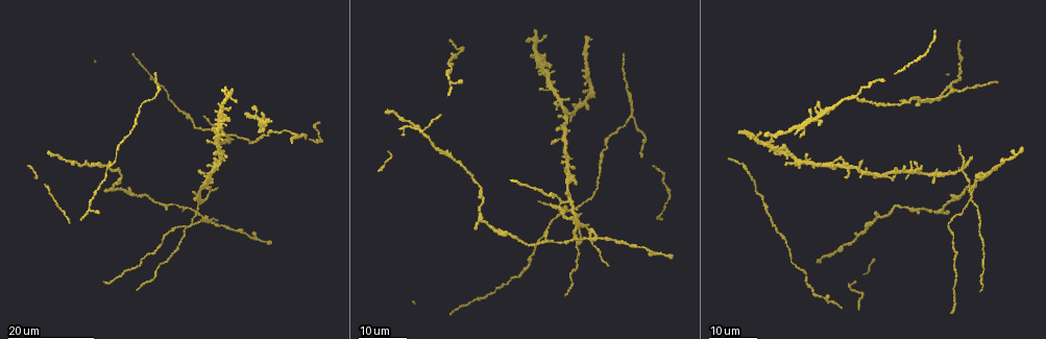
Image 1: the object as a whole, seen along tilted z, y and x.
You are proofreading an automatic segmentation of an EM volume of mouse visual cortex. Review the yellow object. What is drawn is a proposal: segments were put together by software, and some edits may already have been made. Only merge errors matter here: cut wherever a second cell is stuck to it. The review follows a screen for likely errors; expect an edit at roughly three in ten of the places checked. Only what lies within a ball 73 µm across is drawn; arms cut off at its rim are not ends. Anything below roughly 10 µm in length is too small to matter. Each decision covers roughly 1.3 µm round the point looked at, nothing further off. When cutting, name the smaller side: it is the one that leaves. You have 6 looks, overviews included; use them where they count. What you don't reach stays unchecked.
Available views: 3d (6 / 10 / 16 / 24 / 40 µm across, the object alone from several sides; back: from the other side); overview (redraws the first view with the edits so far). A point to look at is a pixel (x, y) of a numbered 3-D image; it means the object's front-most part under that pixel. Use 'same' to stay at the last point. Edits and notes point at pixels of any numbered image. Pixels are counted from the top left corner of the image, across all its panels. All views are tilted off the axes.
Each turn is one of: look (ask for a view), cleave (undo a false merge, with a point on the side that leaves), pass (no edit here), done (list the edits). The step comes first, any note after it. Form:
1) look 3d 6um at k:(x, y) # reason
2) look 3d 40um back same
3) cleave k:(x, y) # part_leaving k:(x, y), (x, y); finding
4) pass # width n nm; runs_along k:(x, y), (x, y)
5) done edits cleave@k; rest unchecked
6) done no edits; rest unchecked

look 3d 16um at 1:(228, 135) # a fork

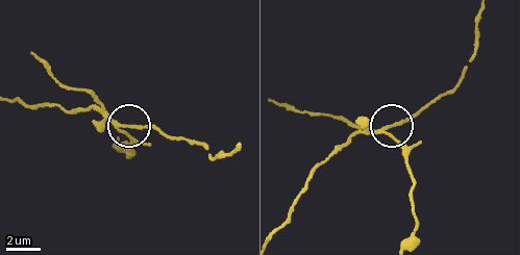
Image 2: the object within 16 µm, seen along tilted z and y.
look 3d 6um at 2:(119, 129) # zoom in

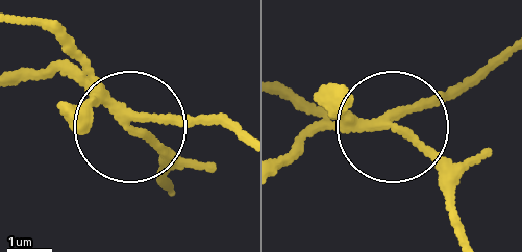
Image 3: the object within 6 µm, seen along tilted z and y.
cleave 3:(68, 49) # arms 3; part_leaving 3:(108, 104), (158, 139), (162, 180); two cells meet here

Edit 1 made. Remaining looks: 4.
look overview

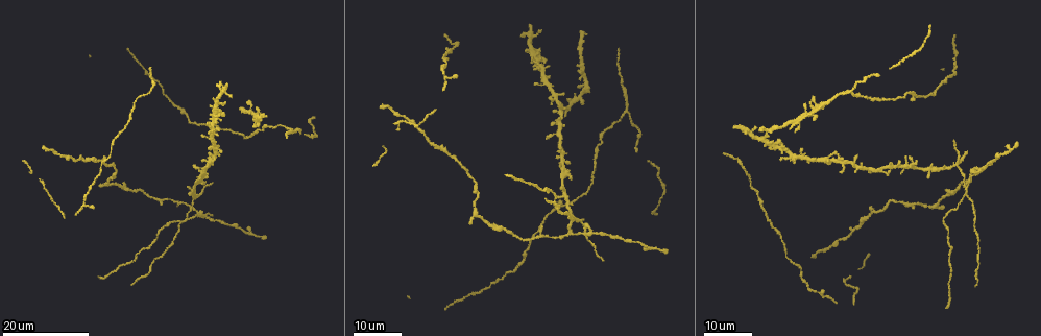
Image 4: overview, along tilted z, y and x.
look 3d 16um at 4:(841, 93) # three arms meet

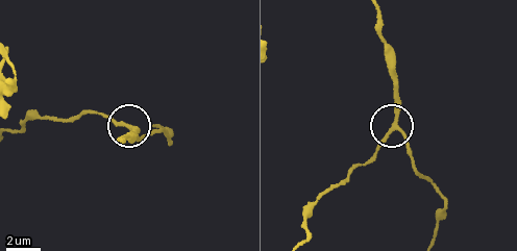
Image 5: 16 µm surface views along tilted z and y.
look 3d 10um at 5:(397, 129)

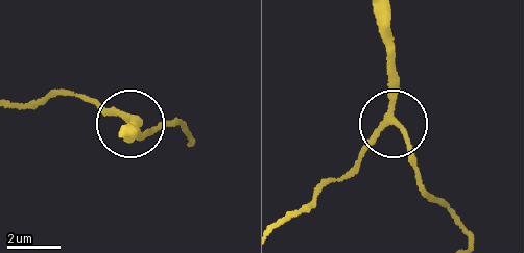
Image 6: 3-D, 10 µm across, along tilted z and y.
pass # arms 3; one cell here

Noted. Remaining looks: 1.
done edits cleave@3; rest unchecked

